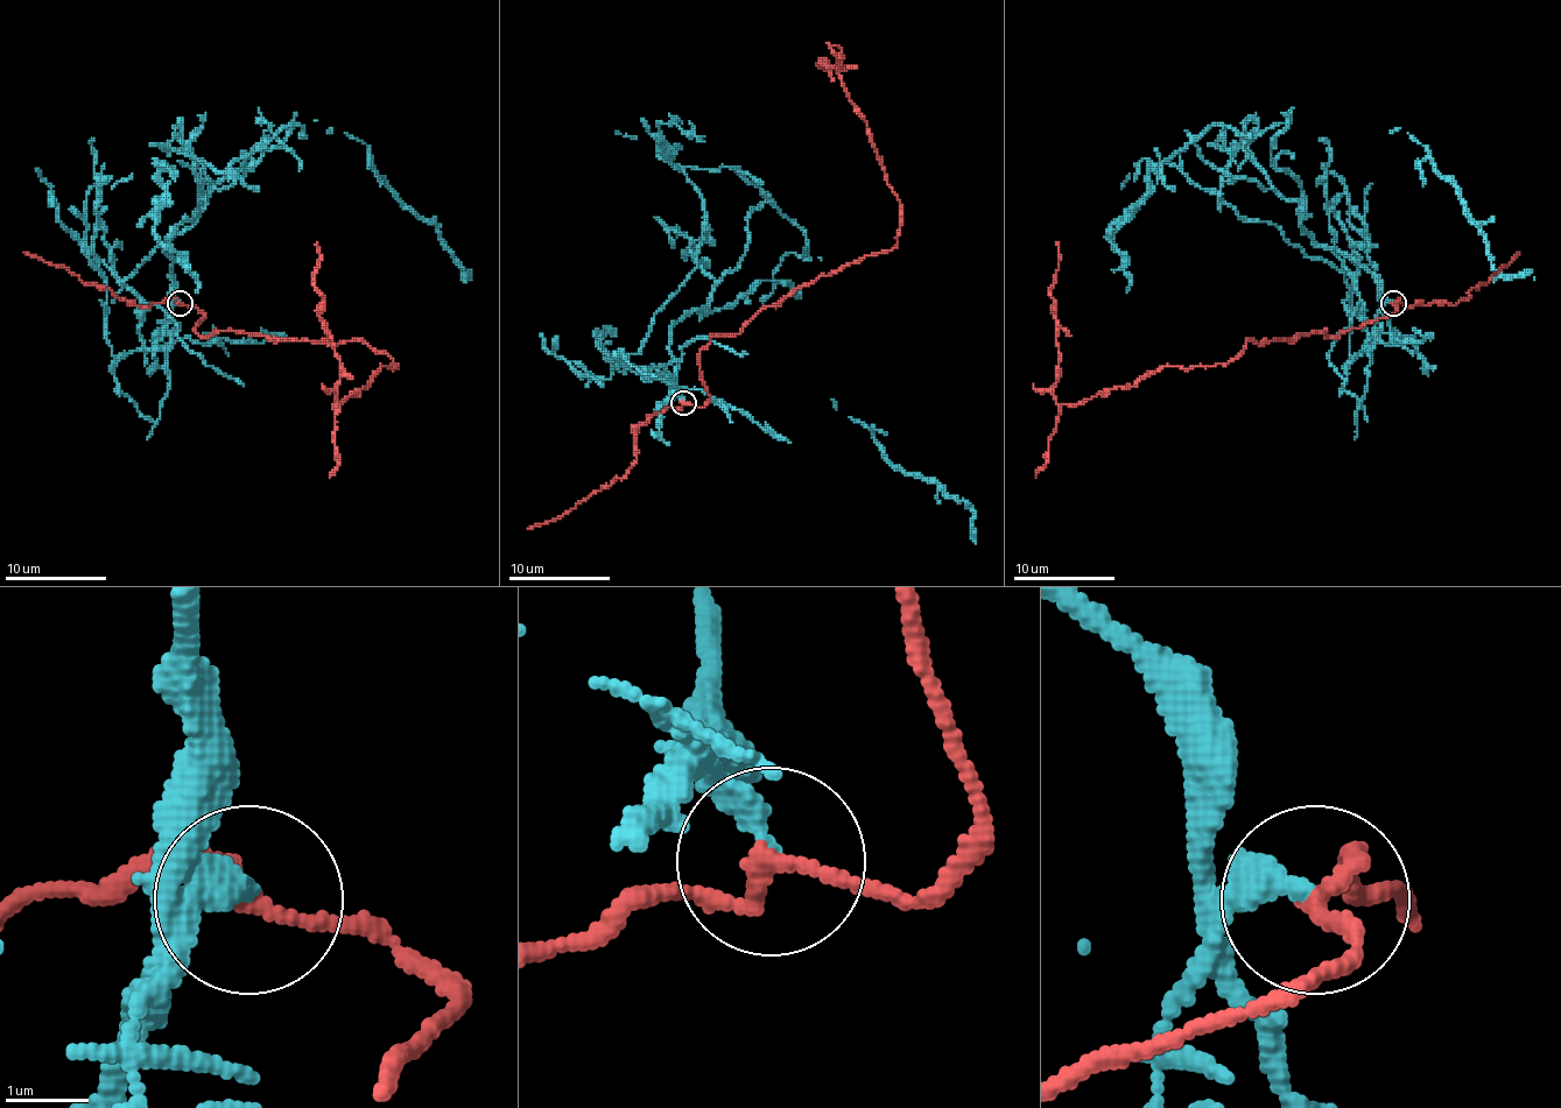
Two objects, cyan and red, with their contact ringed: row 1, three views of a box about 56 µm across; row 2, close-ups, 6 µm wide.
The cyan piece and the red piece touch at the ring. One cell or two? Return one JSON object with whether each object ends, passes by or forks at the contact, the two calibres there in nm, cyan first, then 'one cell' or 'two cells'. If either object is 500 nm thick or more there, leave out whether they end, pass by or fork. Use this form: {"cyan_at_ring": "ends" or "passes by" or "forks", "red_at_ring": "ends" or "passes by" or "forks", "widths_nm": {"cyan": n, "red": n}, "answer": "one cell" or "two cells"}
{"cyan_at_ring": "ends", "red_at_ring": "passes by", "widths_nm": {"cyan": 320, "red": 180}, "answer": "two cells"}

